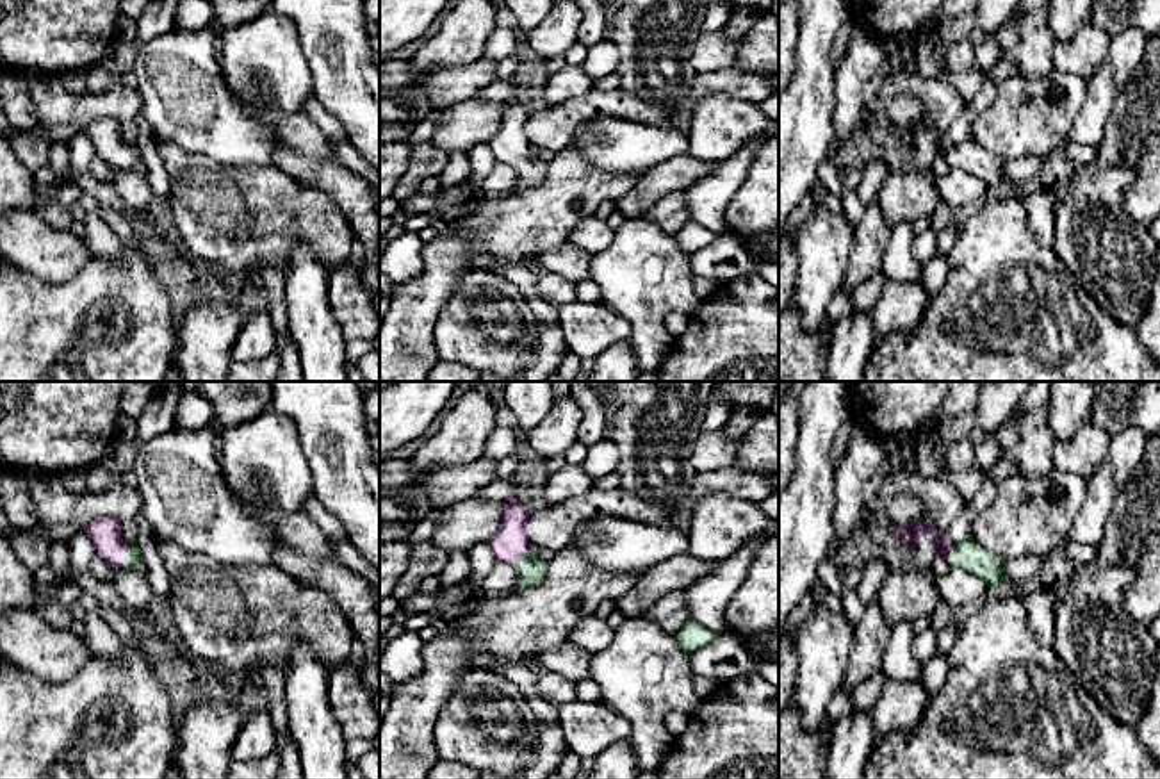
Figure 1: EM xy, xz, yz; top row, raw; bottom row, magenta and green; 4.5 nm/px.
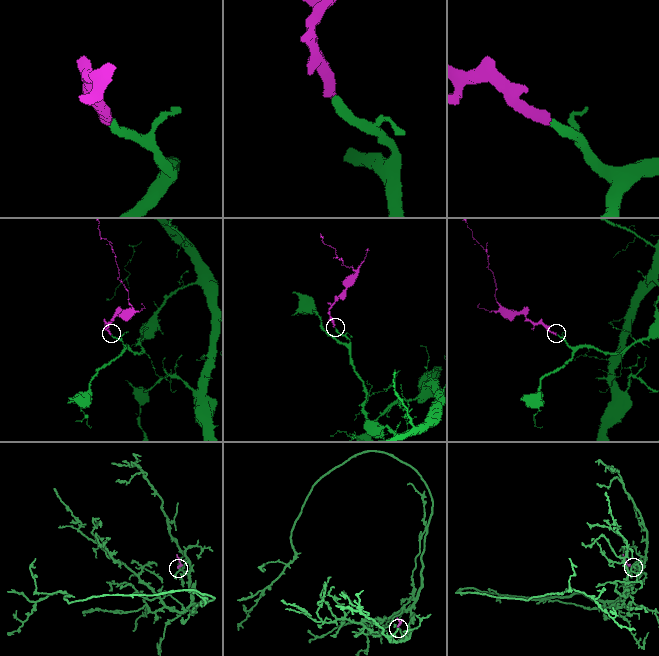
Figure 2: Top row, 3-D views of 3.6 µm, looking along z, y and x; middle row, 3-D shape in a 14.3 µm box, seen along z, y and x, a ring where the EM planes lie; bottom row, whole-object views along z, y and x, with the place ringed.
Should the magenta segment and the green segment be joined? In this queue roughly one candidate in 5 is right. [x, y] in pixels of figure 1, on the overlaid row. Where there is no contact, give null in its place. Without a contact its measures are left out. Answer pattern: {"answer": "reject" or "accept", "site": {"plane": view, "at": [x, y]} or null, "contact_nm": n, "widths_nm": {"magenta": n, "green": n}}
{"answer": "accept", "site": {"plane": "xz", "at": [522, 557]}, "contact_nm": 130, "widths_nm": {"magenta": 160, "green": 140}}

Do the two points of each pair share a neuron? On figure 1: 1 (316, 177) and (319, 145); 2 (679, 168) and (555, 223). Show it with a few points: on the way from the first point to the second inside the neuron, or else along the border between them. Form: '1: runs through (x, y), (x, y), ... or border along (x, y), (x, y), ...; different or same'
1: border along (282, 138), (302, 154), (337, 161); different
2: border along (642, 172), (638, 180), (613, 202); different

